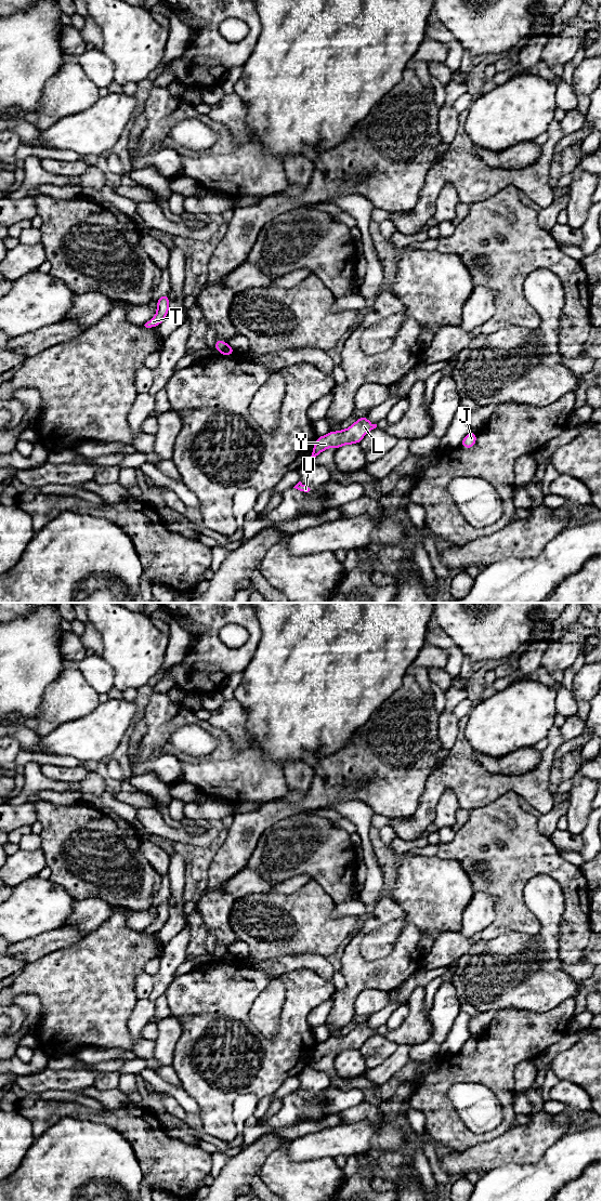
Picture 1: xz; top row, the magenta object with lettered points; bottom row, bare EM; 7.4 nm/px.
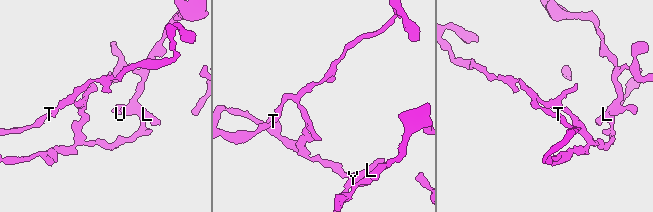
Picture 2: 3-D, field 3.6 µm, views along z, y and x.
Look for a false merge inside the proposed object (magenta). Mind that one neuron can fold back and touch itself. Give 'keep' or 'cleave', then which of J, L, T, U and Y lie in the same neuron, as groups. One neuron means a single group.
cleave; J T / L U Y

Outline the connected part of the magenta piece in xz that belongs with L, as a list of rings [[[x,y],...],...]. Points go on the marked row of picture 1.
[[[368,417],[358,418],[349,428],[339,432],[330,431],[325,436],[316,438],[313,452],[309,461],[314,463],[314,459],[324,450],[335,447],[336,449],[344,445],[359,444],[363,437],[377,424],[368,422]]]

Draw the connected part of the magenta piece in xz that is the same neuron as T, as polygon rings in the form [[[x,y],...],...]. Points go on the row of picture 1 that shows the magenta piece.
[[[168,294],[161,295],[157,300],[157,313],[149,319],[144,326],[146,328],[158,327],[162,320],[167,317],[169,312],[169,296]]]

